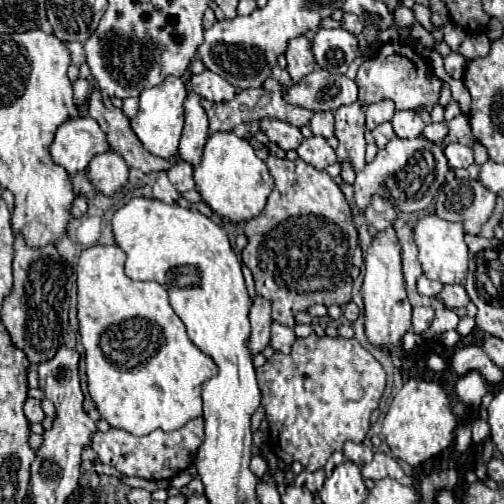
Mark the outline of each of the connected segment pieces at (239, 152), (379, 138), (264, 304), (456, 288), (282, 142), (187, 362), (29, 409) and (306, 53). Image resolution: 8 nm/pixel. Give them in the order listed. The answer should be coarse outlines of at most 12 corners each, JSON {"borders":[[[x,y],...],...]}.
{"borders":[[[215,132],[195,188],[239,224],[263,212],[273,180],[253,146]],[[391,122],[373,130],[375,144],[383,148],[393,136]],[[257,298],[249,312],[247,348],[257,356],[269,346],[271,304]],[[447,284],[437,298],[449,308],[469,304],[463,284]],[[261,118],[259,128],[283,150],[303,140],[297,126]],[[83,250],[87,388],[145,436],[201,416],[217,364],[125,252]],[[27,398],[25,416],[29,422],[41,424],[45,412],[41,400]],[[305,36],[289,42],[285,58],[293,82],[317,68]]]}

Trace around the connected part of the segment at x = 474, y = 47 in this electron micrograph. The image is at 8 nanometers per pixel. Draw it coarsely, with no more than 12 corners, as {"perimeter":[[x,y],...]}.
{"perimeter":[[469,34],[459,52],[467,58],[487,56],[491,42],[485,34]]}

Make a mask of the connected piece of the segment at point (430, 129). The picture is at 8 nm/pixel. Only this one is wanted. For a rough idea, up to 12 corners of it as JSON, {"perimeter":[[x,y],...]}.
{"perimeter":[[433,122],[425,126],[423,136],[439,144],[445,140],[447,124]]}

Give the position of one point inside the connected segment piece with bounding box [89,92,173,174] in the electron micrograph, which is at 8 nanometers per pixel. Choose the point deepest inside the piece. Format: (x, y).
(112, 120)

